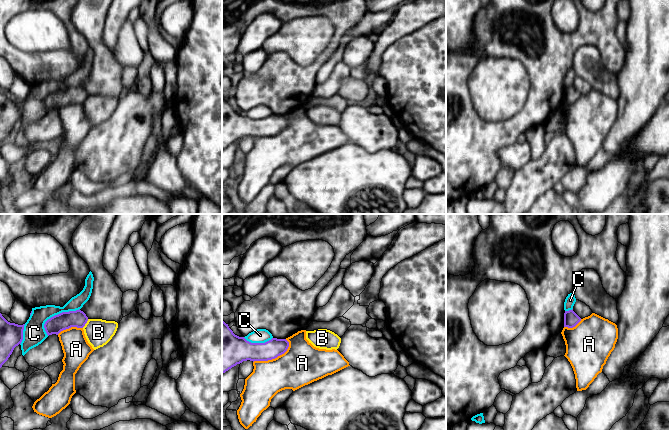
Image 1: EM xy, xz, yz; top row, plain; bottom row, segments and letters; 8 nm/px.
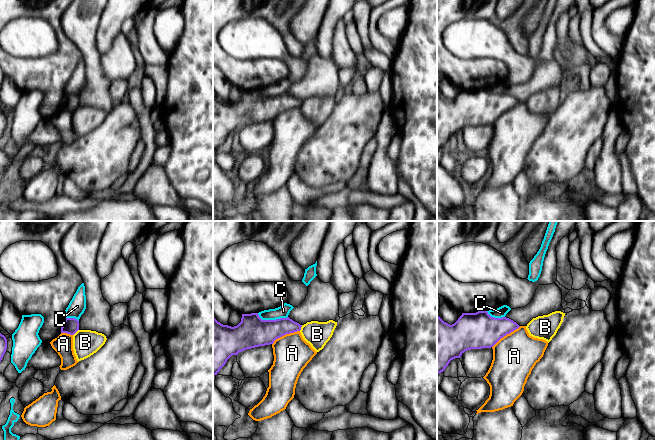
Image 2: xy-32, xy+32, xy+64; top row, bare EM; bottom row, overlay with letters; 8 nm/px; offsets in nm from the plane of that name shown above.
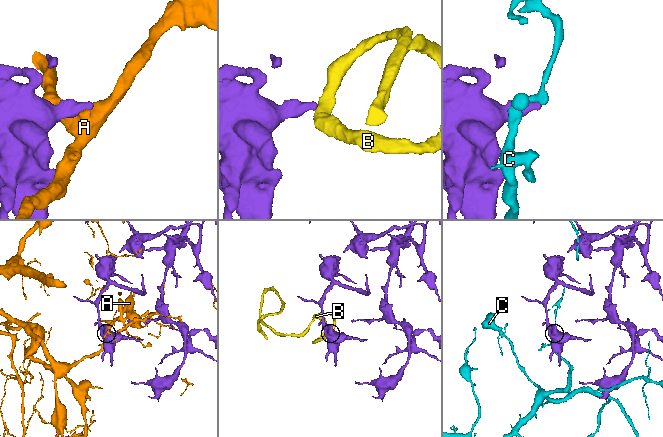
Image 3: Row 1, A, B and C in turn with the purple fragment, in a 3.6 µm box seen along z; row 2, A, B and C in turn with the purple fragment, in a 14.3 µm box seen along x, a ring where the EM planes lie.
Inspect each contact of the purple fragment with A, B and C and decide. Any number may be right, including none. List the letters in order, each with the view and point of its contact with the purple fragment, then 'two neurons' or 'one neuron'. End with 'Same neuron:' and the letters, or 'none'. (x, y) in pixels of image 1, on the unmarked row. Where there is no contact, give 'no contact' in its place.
A: contact xz (273, 134); two neurons
B: contact xy (86, 98); two neurons
C: contact xy (56, 91); two neurons
Same neuron: none

